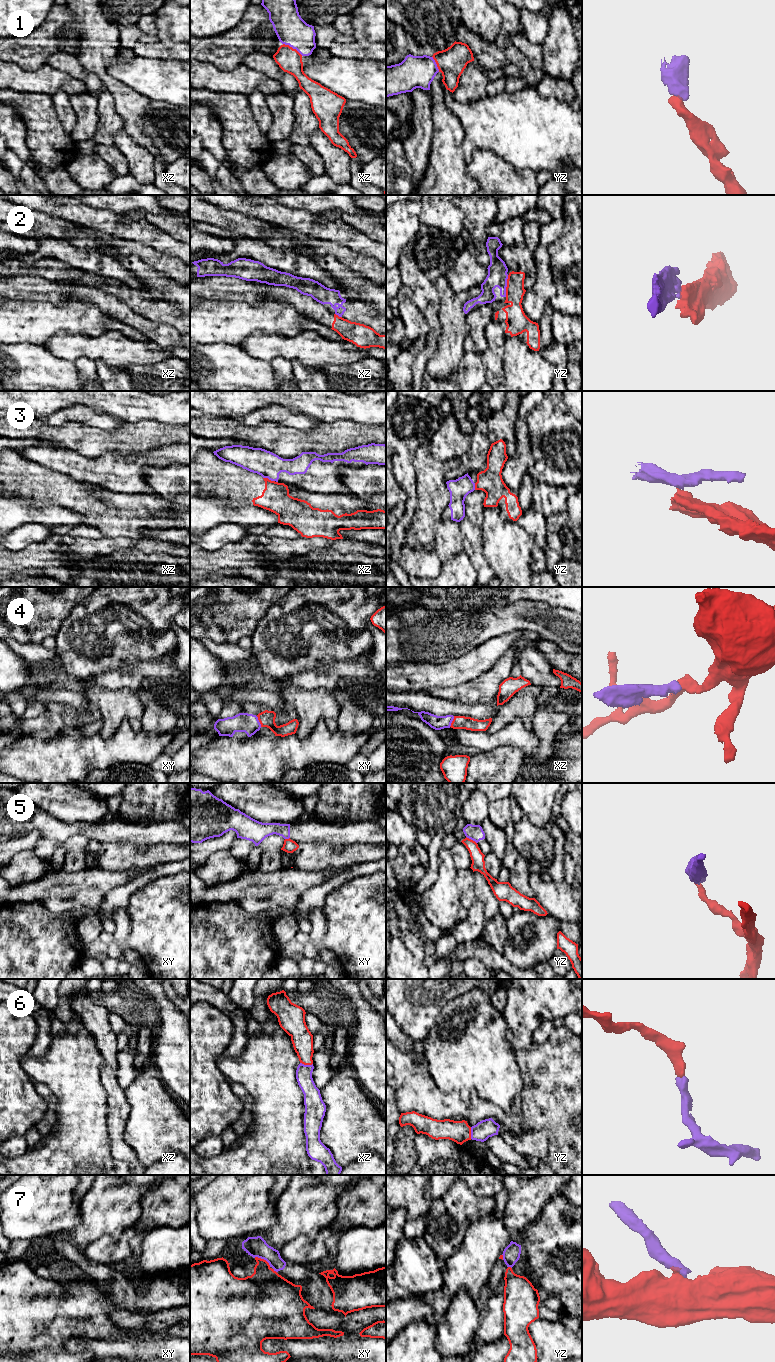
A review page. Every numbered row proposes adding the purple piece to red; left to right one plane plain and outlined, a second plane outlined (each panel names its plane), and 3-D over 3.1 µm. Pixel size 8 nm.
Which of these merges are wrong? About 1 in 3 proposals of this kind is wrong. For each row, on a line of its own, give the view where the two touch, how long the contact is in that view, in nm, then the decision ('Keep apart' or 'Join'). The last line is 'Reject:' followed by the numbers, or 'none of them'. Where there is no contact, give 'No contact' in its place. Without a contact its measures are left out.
1: Touches red in xz. Shared border 190 nm. Join
2: Touches red in yz. Shared border 180 nm. Keep apart
3: Touches red in xz. Shared border 100 nm. Keep apart
4: Touches red in xy. Shared border 100 nm. Keep apart
5: Touches red in yz. Shared border 110 nm. Keep apart
6: Touches red in xz. Shared border 110 nm. Join
7: Touches red in xy. Shared border 150 nm. Keep apart
Reject: 2, 3, 4, 5, 7

